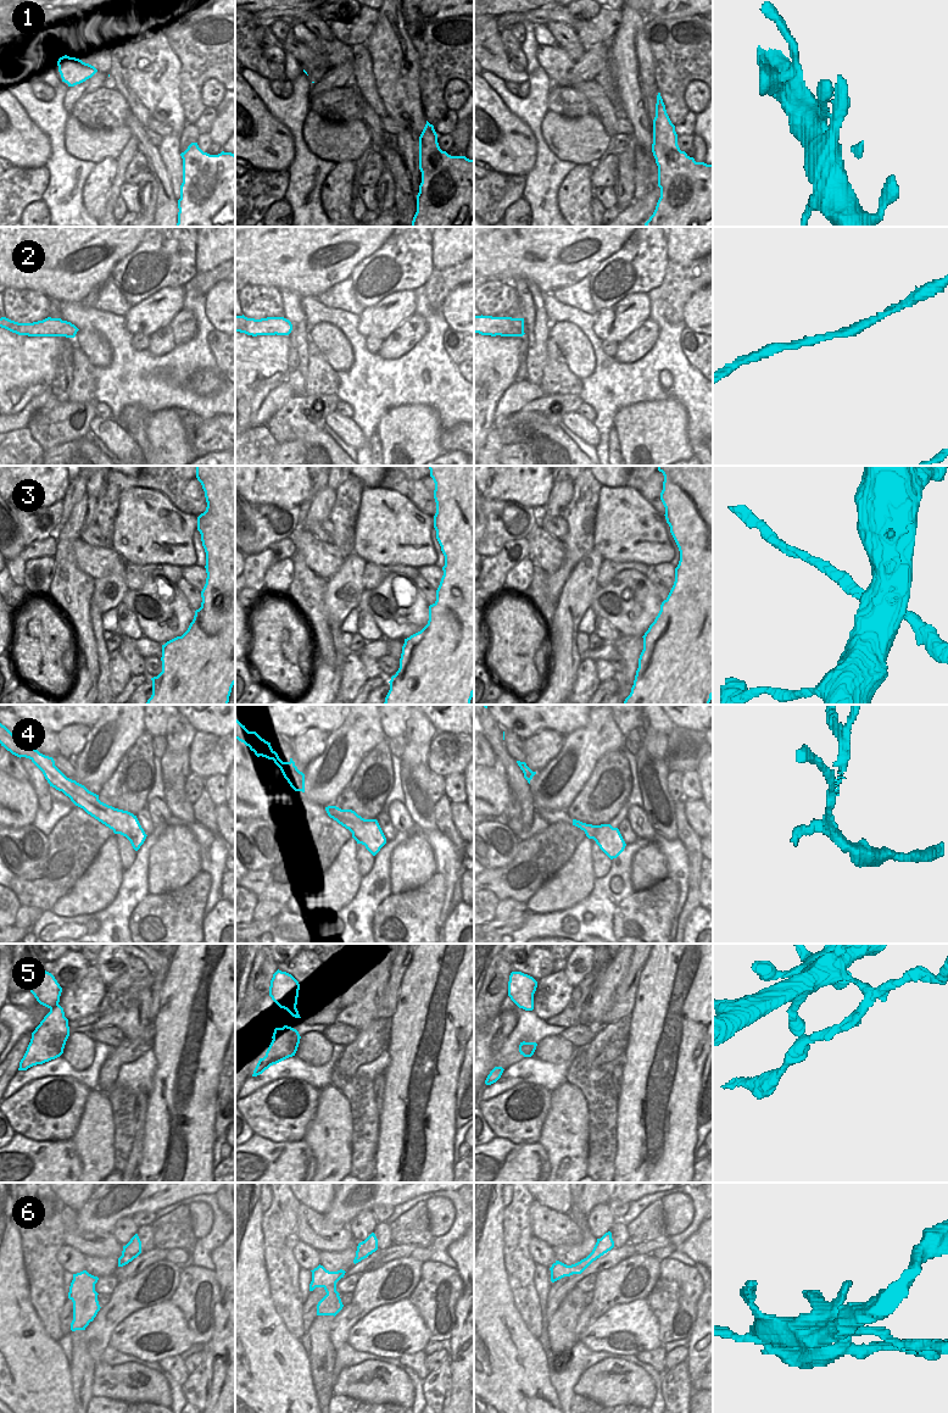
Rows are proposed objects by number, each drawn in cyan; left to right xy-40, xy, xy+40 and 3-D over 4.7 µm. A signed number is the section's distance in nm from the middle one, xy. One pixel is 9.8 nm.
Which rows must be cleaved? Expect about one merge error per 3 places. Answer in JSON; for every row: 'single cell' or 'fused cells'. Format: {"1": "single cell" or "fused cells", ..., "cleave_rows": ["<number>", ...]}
{"1": "single cell", "2": "single cell", "3": "fused cells", "4": "fused cells", "5": "fused cells", "6": "single cell", "cleave_rows": ["3", "4", "5"]}

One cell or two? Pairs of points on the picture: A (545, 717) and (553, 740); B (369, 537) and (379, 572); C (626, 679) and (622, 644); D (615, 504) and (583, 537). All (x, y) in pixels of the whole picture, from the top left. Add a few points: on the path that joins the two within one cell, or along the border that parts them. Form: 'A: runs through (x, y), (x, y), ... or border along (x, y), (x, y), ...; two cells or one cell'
A: border along (564, 735), (553, 730), (540, 730), (523, 740); two cells
B: border along (367, 561), (406, 565); two cells
C: runs through (629, 671), (629, 652); one cell
D: border along (600, 498), (596, 505), (594, 548); two cells

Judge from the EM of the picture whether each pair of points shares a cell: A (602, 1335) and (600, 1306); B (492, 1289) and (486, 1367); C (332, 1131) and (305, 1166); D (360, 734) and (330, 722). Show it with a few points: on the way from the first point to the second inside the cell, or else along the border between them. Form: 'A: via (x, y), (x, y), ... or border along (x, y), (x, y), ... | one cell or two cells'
A: border along (626, 1302), (620, 1302), (608, 1308), (580, 1335) | two cells
B: via (491, 1308), (491, 1348) | one cell
C: border along (302, 1140), (311, 1150), (317, 1169) | two cells
D: border along (346, 717), (340, 726), (328, 733) | two cells

